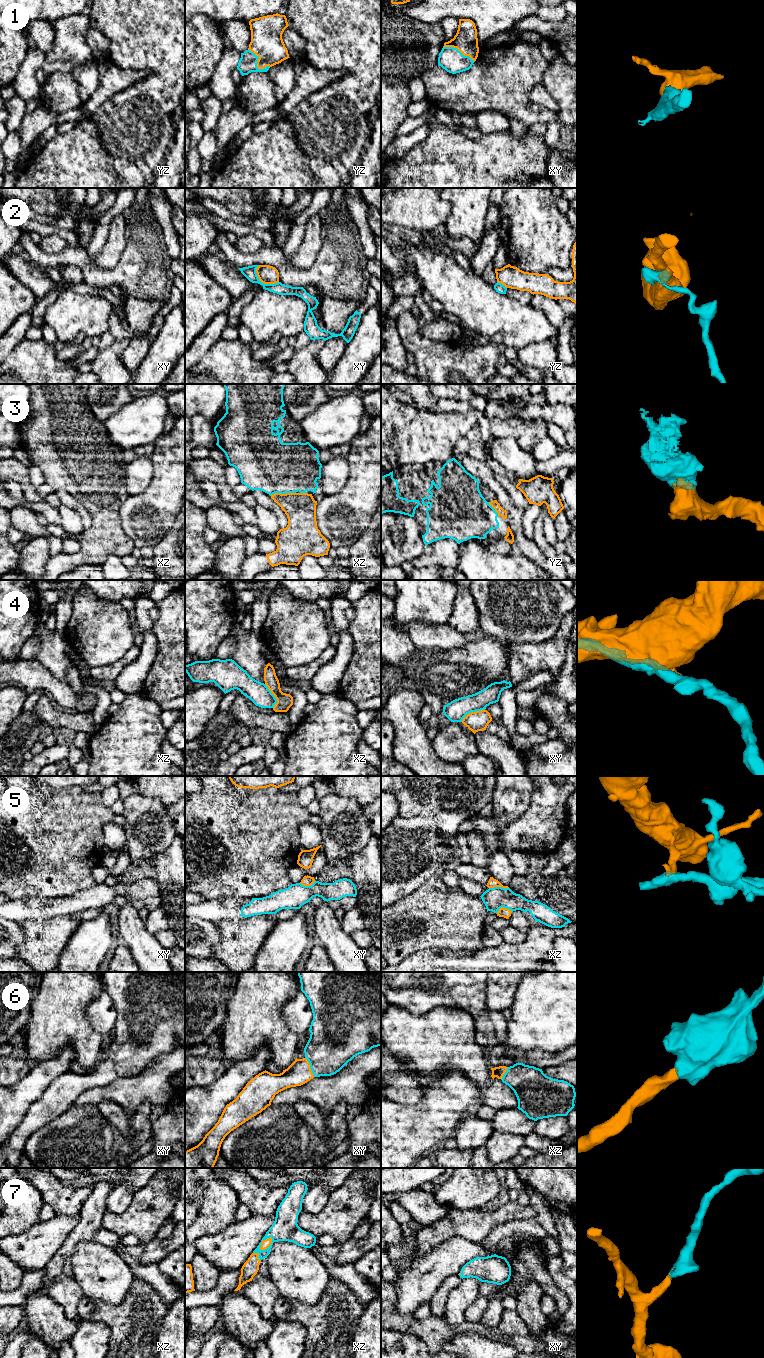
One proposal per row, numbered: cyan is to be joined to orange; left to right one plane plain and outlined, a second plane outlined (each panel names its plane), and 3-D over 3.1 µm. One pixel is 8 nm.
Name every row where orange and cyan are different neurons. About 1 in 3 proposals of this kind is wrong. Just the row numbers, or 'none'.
2, 4, 5

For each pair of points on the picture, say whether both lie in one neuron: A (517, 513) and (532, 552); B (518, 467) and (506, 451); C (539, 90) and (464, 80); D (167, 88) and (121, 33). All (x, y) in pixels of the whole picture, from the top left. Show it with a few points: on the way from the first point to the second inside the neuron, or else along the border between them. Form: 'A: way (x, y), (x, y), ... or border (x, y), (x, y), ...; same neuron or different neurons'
A: way (517, 523), (519, 539), (522, 542); same neuron
B: way (518, 463), (510, 455); same neuron
C: border (540, 82), (532, 88), (529, 98), (546, 108); different neurons
D: way (167, 73), (147, 53), (136, 48); same neuron

